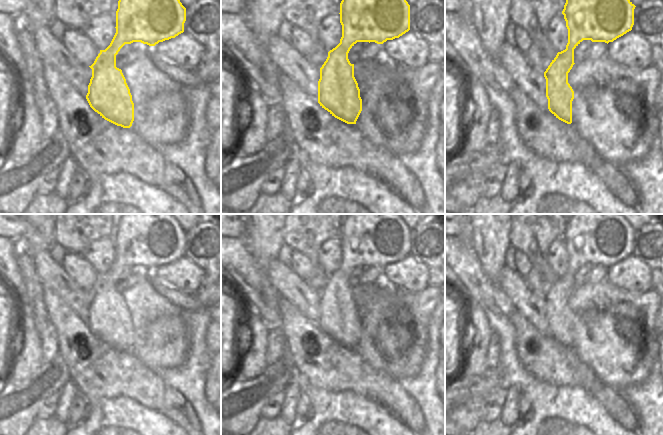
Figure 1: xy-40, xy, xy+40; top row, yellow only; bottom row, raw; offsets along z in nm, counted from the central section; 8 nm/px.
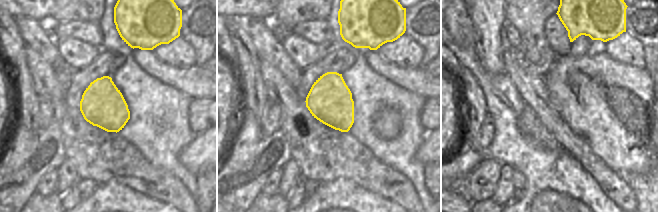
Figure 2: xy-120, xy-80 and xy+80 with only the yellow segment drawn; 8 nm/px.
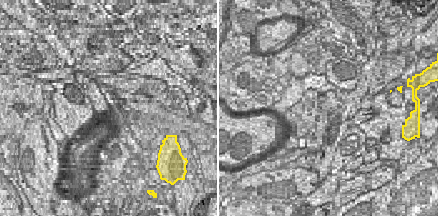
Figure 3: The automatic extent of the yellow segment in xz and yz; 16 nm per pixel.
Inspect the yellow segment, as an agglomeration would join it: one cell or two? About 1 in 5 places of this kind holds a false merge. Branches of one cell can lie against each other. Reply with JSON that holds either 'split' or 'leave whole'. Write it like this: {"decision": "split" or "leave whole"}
{"decision": "leave whole"}

